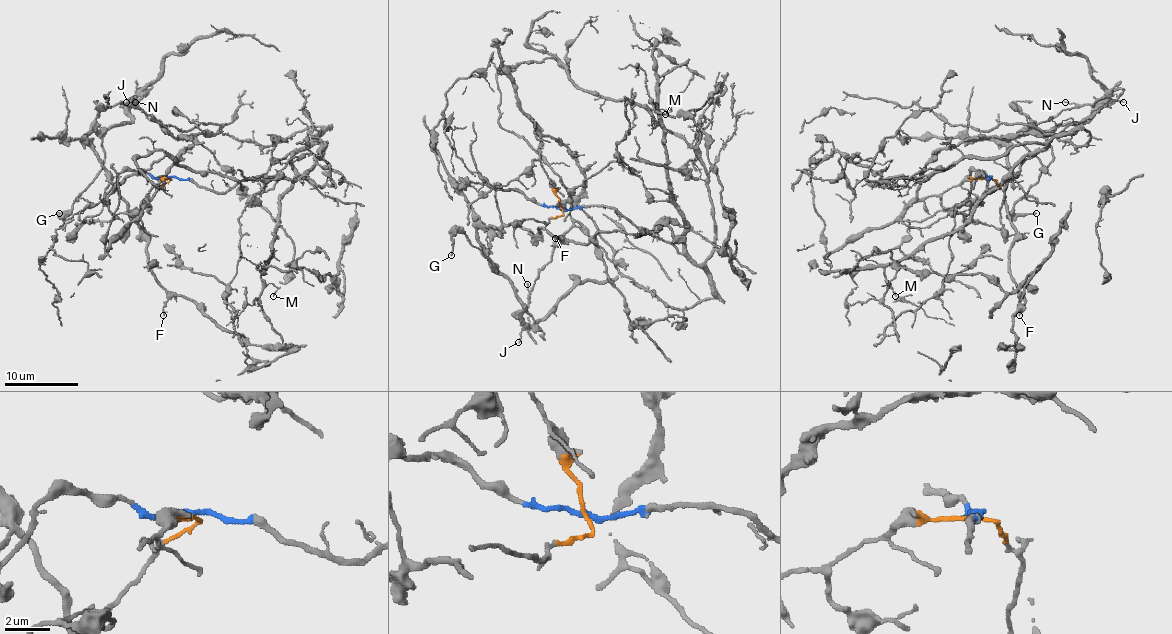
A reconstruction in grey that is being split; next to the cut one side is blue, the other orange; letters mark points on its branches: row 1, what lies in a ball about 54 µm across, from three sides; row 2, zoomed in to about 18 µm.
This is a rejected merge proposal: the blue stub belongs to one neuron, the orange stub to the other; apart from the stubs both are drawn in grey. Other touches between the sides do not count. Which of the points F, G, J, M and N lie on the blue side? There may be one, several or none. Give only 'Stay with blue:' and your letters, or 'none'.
Stay with blue: F, G, J, M

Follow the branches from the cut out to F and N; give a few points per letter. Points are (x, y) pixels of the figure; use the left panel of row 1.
F: (169, 177), (121, 171), (103, 204), (107, 186), (114, 186), (147, 243), (149, 269), (166, 291), (164, 315)
N: (169, 177), (147, 193), (151, 197), (166, 171), (193, 144), (188, 138), (175, 138), (134, 101)

